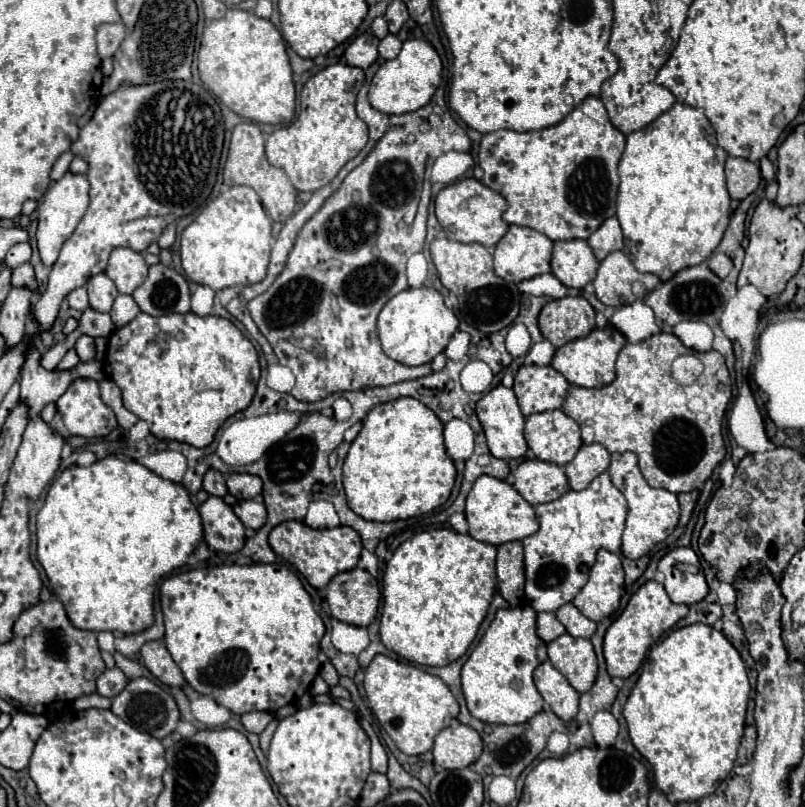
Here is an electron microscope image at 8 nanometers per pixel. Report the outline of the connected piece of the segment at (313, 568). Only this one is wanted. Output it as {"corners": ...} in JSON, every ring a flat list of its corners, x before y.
{"corners":[[288,520,288,522,278,524,270,532,268,542,278,556,282,556,284,560,288,560,290,564,296,566,298,572,314,588,324,588,336,574,356,568,356,564,360,560,360,550,362,550,360,534,356,530,352,530,350,526,338,526,338,528,330,528,330,530,314,530,314,528,308,528,300,520]]}

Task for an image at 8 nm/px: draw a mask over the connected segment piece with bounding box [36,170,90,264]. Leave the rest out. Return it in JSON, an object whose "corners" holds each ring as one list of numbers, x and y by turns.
{"corners":[[70,170,54,182,48,192,44,194,38,205,38,230,36,230,36,240,38,240,38,251,42,256,42,262,46,264,50,254,58,254,66,238,74,232,78,222,82,220,86,208,88,208,88,178,84,174,72,174]]}

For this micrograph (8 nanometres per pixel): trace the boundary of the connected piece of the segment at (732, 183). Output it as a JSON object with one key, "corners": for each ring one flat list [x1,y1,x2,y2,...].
{"corners":[[730,156,726,160,726,178,730,196,736,200,744,200,760,184,760,166,756,162]]}

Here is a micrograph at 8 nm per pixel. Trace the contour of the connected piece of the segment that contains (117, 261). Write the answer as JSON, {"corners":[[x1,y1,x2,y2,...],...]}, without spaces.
{"corners":[[120,246,110,254,106,274,112,278,118,292,132,294,146,280,148,264,144,262,144,256,140,252]]}

